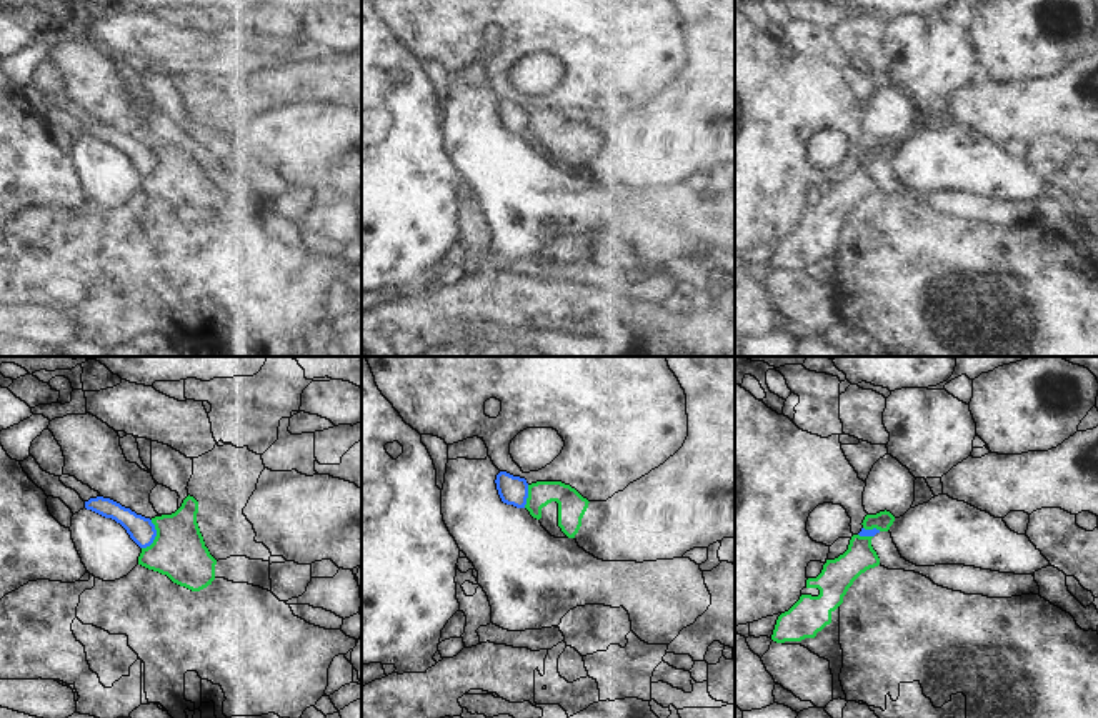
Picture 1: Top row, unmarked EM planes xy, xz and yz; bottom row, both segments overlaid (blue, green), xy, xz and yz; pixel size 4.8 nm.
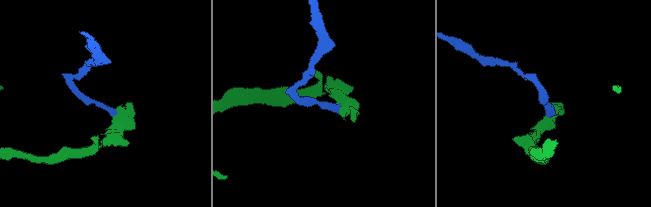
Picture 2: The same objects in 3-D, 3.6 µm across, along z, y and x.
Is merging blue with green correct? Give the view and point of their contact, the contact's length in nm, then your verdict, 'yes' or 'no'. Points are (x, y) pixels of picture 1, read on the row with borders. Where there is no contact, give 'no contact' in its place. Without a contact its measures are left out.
contact xy (155, 535); length 150 nm; no

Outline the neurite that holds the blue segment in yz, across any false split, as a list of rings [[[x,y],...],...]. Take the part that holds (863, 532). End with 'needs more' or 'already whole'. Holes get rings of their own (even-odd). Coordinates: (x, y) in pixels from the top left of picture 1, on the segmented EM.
[[[861,528],[858,535],[871,538],[871,546],[881,566],[920,573],[935,585],[953,591],[983,595],[988,598],[1011,598],[1030,593],[1040,595],[1040,586],[1033,575],[1000,573],[965,565],[916,566],[900,555],[890,531]]] | needs more

